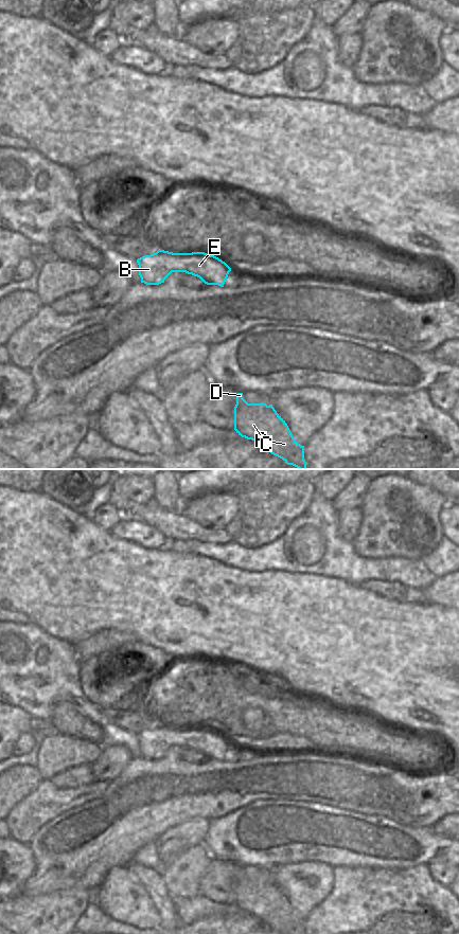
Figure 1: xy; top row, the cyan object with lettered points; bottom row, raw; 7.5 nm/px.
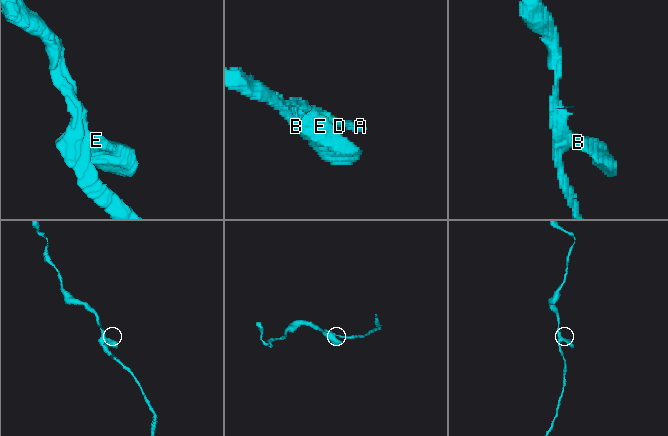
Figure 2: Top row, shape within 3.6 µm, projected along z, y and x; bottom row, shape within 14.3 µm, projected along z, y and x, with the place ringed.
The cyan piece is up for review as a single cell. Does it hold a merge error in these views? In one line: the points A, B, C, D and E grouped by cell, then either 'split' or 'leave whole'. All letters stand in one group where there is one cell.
A B C D E; leave whole

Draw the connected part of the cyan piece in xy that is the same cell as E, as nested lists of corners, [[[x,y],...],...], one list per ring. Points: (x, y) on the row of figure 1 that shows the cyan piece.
[[[159,249],[156,253],[138,258],[137,263],[139,265],[141,283],[146,285],[159,285],[164,283],[164,280],[172,272],[186,272],[199,277],[207,285],[224,287],[228,274],[231,271],[231,268],[225,262],[205,252],[173,253]]]

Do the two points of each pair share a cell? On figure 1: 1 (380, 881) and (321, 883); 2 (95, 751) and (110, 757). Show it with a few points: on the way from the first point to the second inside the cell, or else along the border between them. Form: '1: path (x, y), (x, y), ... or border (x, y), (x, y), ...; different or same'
1: border (334, 867), (334, 884), (328, 896), (319, 904); different
2: border (103, 747), (101, 755), (92, 764); different

